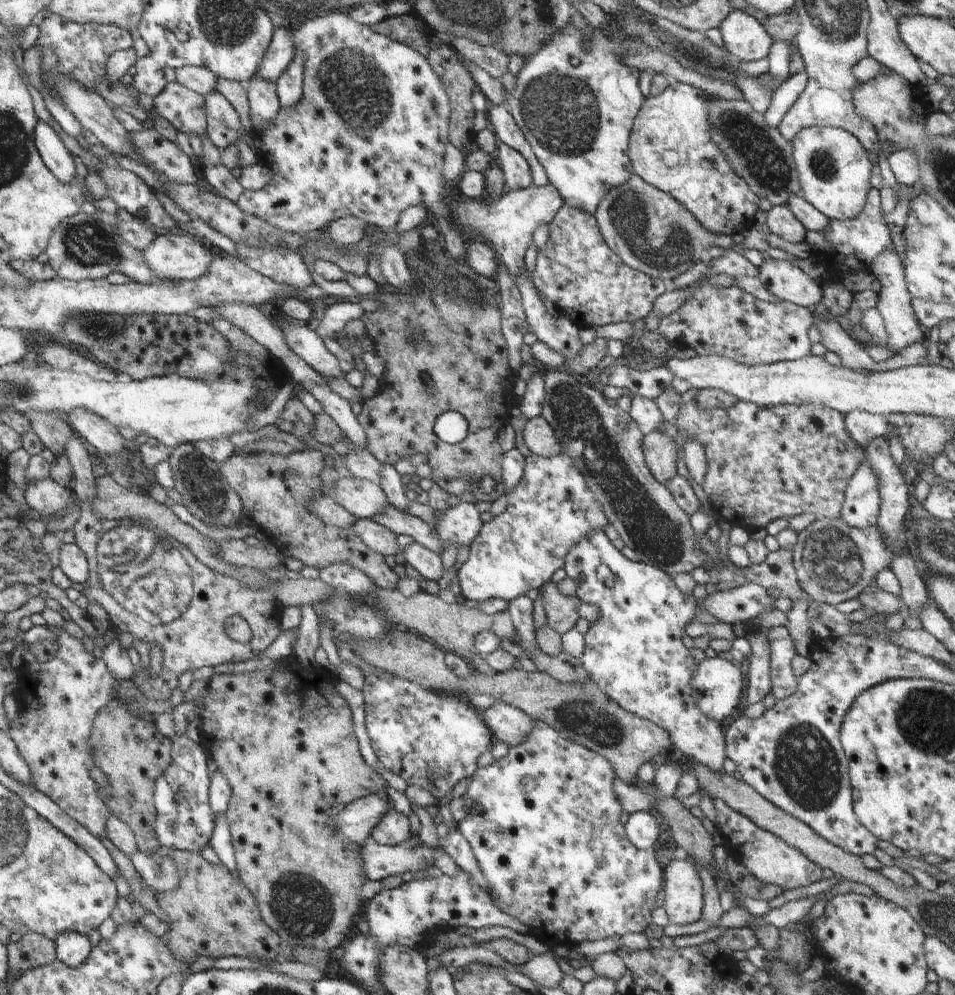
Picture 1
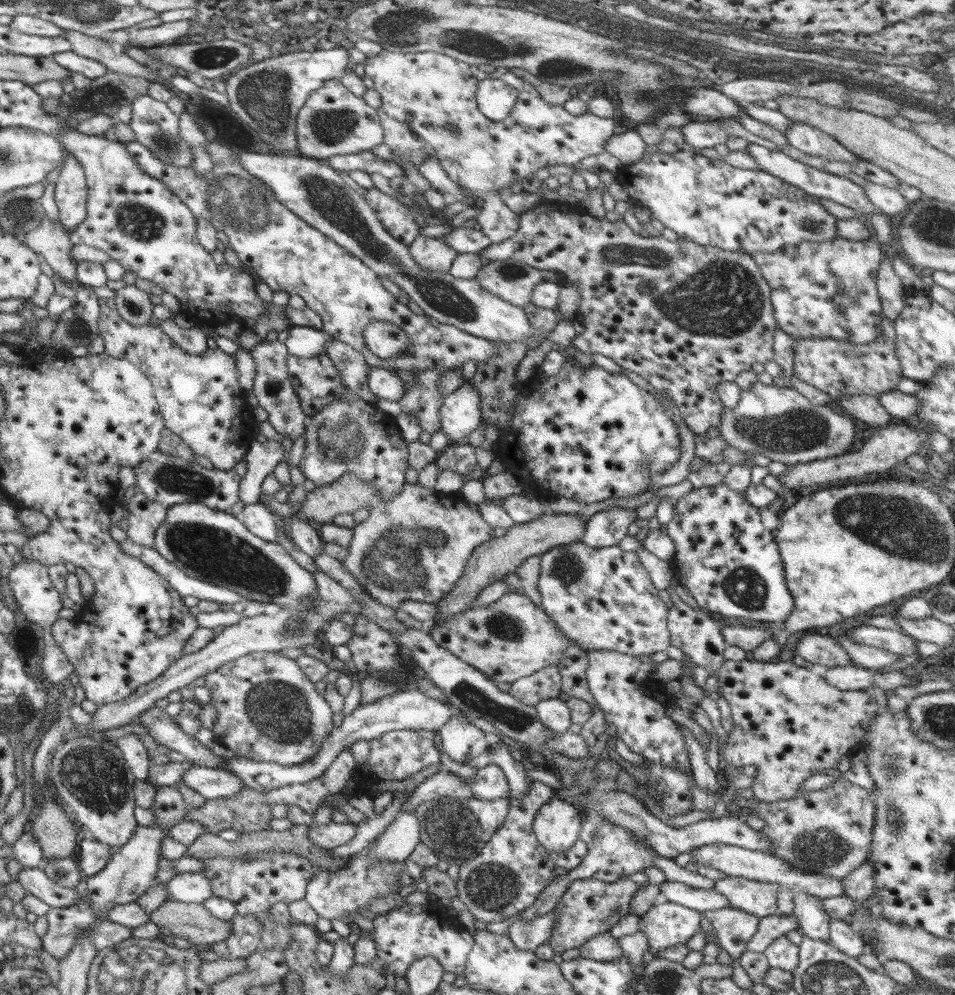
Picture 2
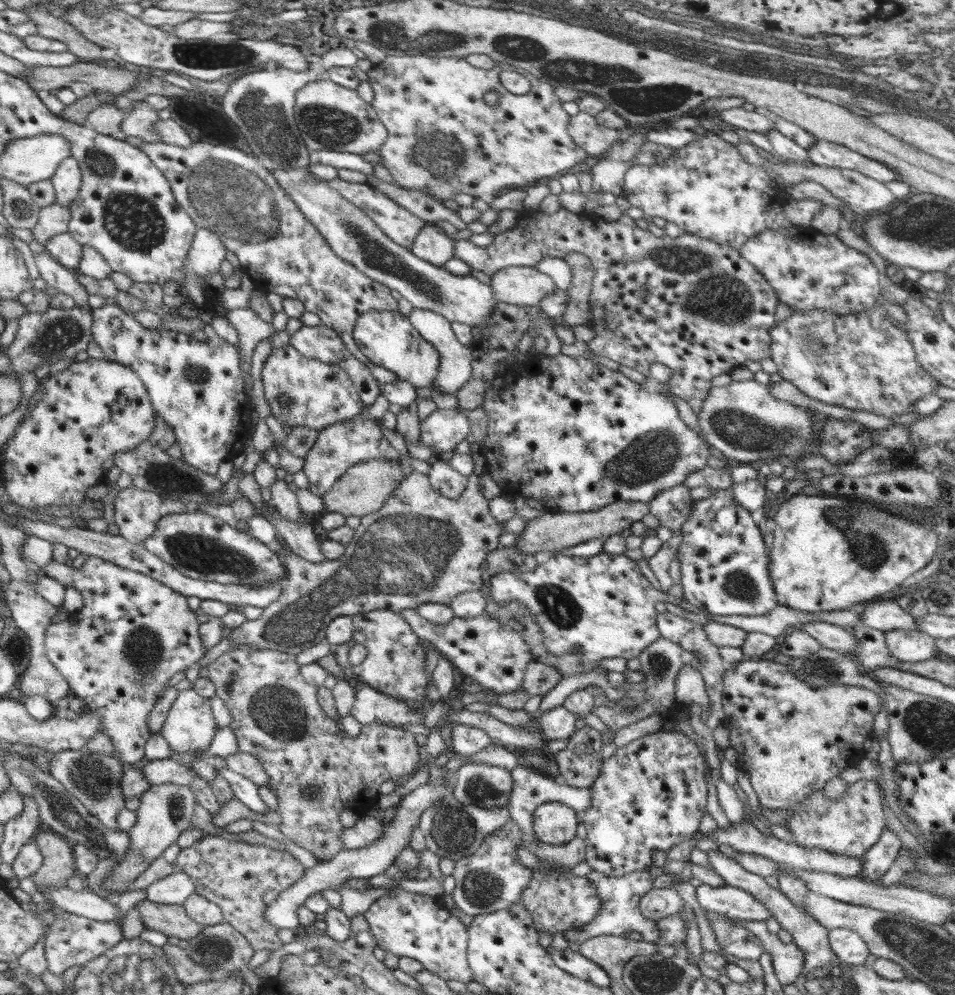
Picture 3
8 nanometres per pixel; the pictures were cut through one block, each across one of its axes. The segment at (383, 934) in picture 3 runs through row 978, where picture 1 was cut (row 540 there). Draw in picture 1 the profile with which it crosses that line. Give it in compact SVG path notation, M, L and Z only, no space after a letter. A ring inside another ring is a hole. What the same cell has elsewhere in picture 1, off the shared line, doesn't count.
M467 503L450 507L447 511L440 511L441 518L434 526L443 540L445 549L454 542L459 545L471 544L478 536L483 522L476 503Z

